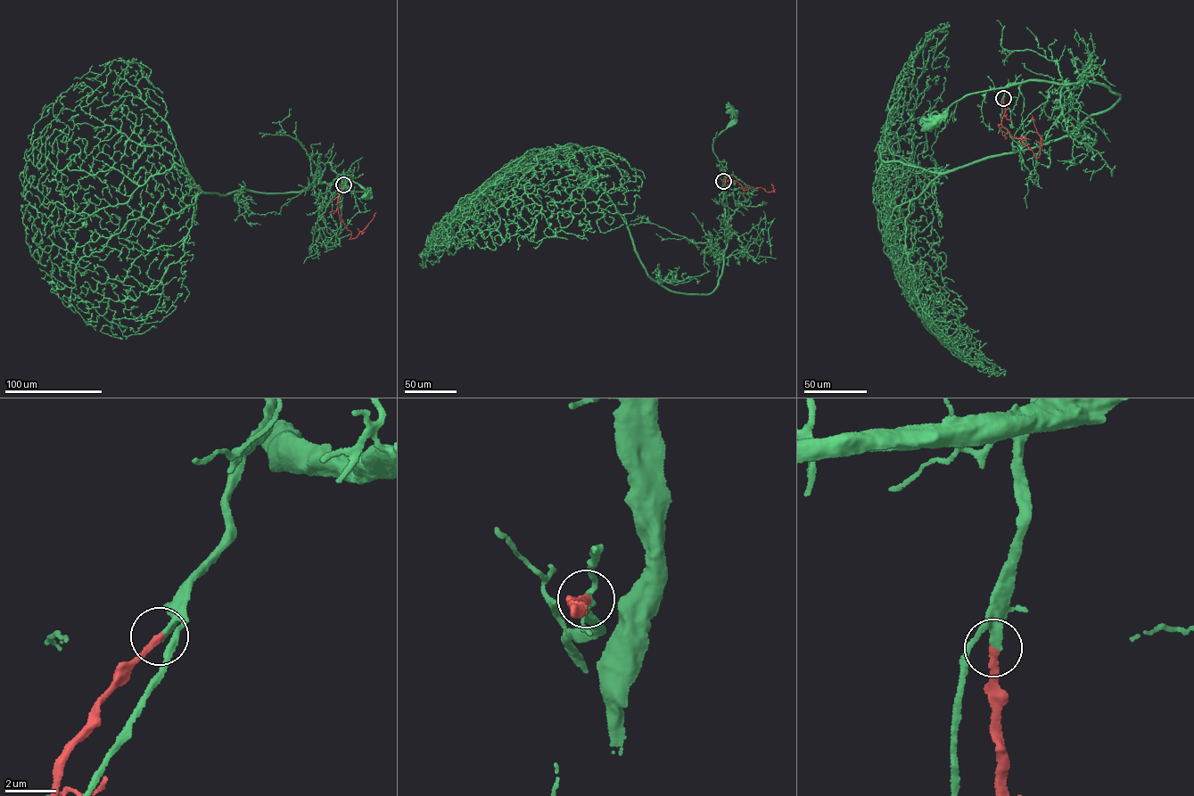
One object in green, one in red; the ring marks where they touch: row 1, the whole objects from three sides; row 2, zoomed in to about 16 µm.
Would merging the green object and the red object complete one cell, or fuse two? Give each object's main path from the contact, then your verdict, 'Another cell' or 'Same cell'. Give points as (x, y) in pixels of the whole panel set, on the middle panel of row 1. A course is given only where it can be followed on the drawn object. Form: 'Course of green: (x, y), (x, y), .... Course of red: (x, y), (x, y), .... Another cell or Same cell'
Course of green: (723, 181), (724, 168), (712, 145), (714, 138), (732, 118), (732, 110). Course of red: (723, 181), (729, 176), (742, 186), (761, 187), (768, 192), (773, 191), (771, 184). Same cell

